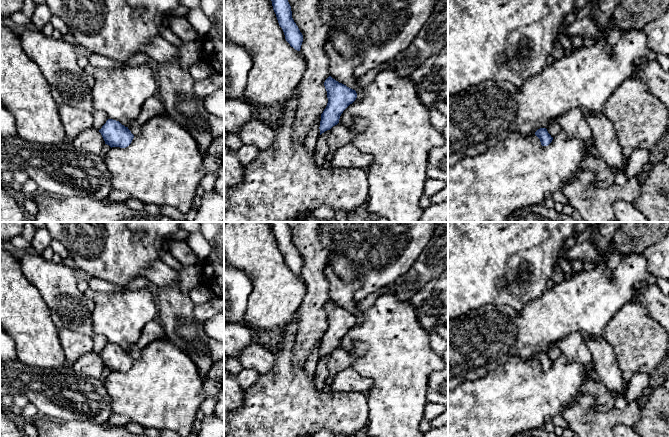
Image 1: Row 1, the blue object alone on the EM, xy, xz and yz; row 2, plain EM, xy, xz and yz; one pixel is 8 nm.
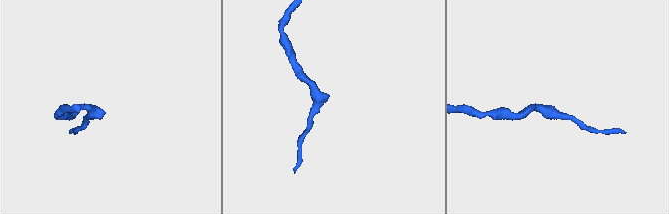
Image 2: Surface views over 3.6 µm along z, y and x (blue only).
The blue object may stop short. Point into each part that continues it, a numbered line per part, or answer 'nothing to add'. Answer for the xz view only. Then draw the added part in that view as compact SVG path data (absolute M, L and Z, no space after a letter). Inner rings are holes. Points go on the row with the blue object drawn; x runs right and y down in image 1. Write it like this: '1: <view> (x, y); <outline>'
nothing to add

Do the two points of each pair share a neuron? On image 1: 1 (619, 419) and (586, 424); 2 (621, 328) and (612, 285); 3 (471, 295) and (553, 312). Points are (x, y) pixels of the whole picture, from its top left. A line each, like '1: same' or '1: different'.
1: same
2: different
3: different

